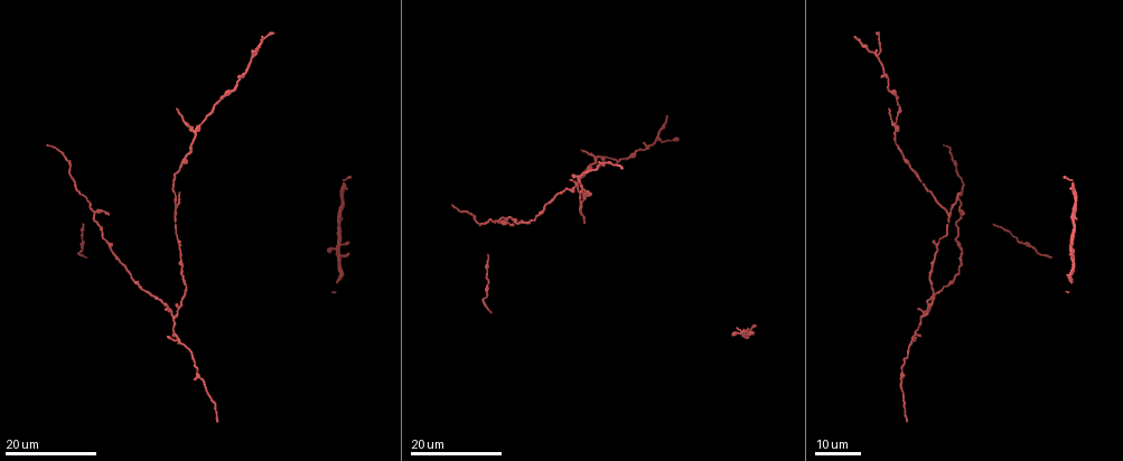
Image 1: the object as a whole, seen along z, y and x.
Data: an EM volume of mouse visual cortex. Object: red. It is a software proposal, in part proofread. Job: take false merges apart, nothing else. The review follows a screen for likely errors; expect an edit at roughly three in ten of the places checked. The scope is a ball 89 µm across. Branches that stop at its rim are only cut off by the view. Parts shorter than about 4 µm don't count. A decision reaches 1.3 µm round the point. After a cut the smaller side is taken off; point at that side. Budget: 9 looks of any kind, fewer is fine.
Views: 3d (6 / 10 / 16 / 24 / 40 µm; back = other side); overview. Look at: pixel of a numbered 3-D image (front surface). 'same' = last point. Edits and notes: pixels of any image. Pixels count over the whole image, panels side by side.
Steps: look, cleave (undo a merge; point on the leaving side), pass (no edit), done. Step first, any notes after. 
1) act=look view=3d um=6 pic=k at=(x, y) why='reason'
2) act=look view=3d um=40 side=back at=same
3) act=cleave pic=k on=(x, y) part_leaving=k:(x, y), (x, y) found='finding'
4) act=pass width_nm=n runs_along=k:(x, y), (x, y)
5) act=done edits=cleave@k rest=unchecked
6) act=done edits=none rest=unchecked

act=look view=3d um=16 pic=1 at=(232, 89) why='calibre changes'

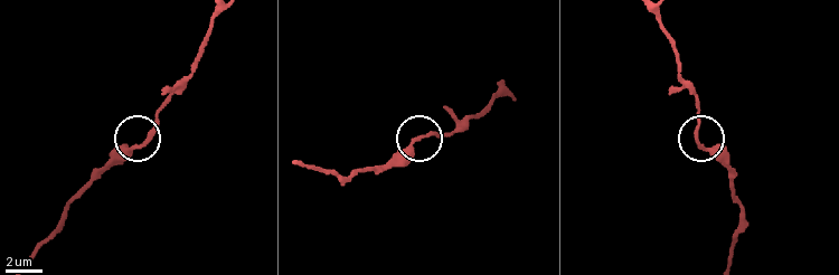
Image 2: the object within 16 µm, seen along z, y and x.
act=look view=3d um=6 pic=2 at=(419, 138)

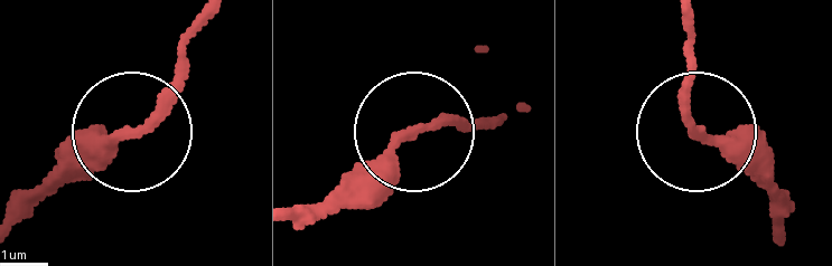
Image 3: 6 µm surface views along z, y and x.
act=look view=3d um=6 side=back pic=3 at=(696, 131) why='from behind'

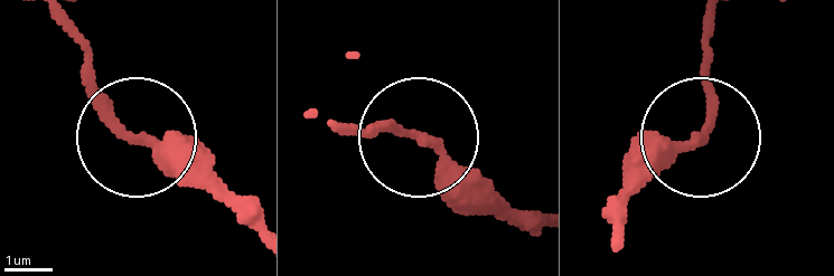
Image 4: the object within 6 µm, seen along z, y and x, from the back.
act=pass runs_along=4:(247, 225), (115, 116), (59, 25) found='one neuron here'

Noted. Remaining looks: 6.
act=look view=3d um=16 pic=1 at=(876, 54) why='looks like a crossing'

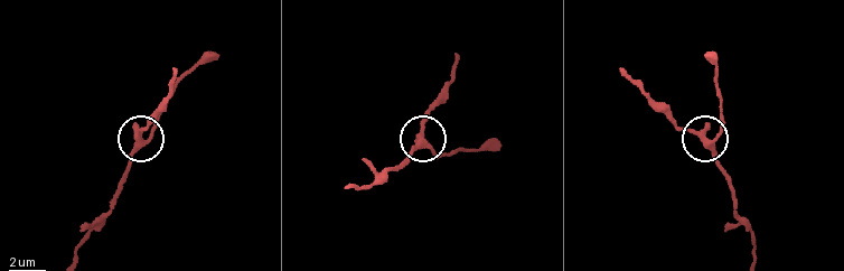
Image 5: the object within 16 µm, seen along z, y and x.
act=look view=3d um=10 pic=5 at=(423, 141)

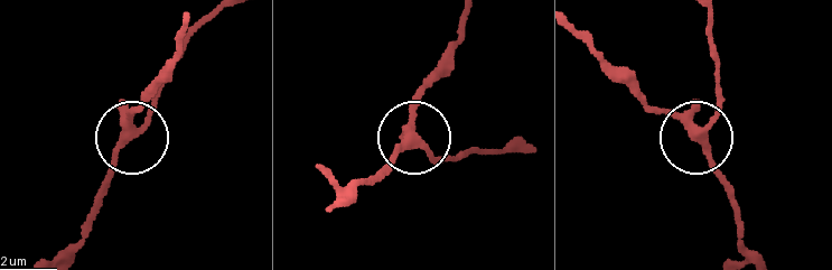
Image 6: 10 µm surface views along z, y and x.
act=pass arms=4 runs_along=6:(61, 257), (80, 235), (113, 156), (132, 131), (140, 93) found='continuous, no second neuron'

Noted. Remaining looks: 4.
act=look view=3d um=16 pic=1 at=(195, 129) why='arms part here'

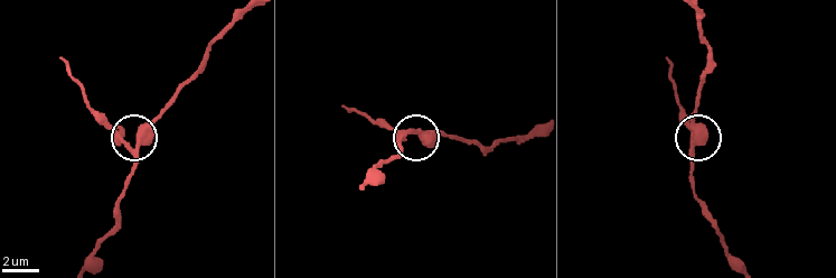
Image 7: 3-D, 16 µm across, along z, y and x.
act=look view=3d um=6 pic=7 at=(129, 144)

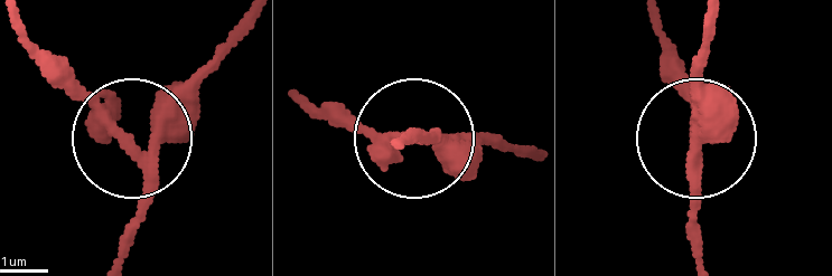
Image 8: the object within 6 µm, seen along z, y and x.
act=cleave pic=8 on=(90, 123) side_arm_um=7 part_leaving=8:(148, 164), (22, 24) found='two neurons meet here'

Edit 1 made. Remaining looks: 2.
act=done edits=cleave@8 rest=unchecked

